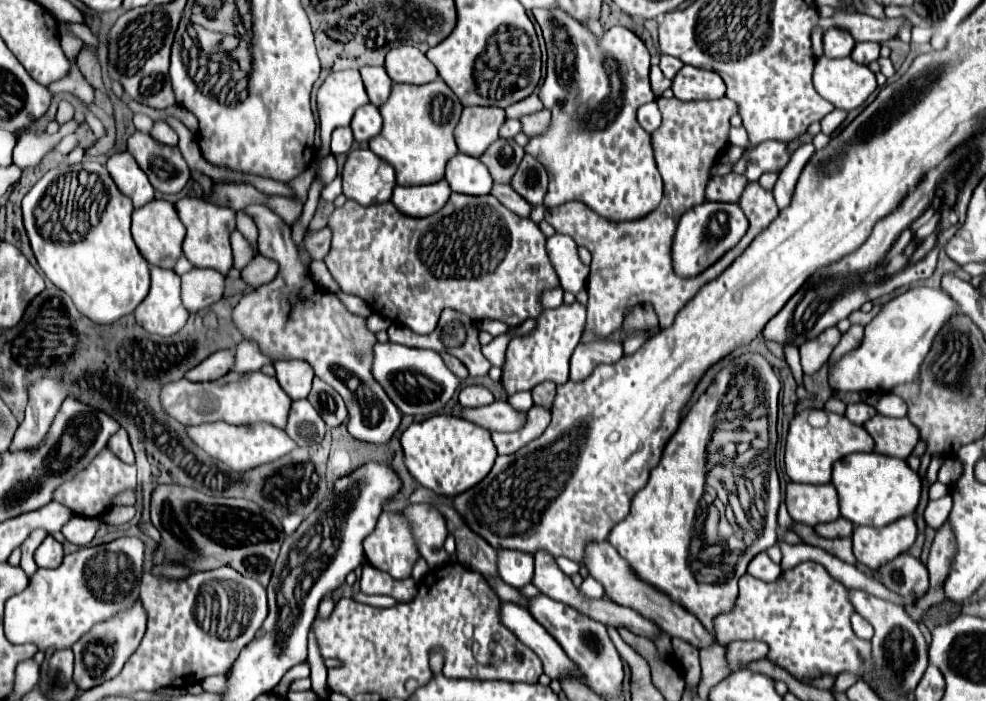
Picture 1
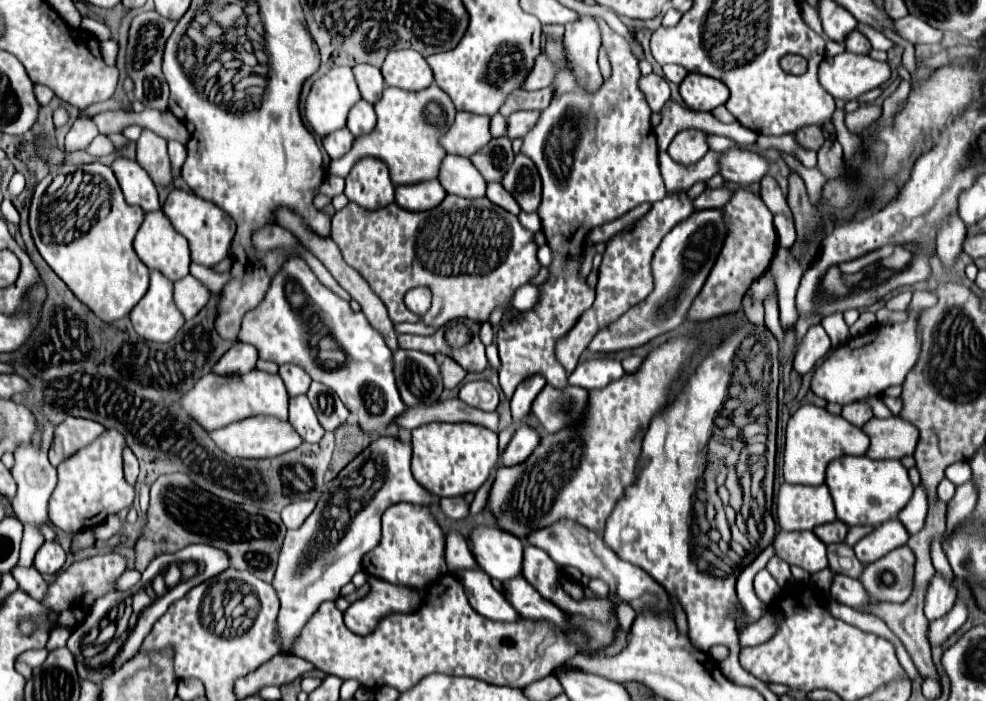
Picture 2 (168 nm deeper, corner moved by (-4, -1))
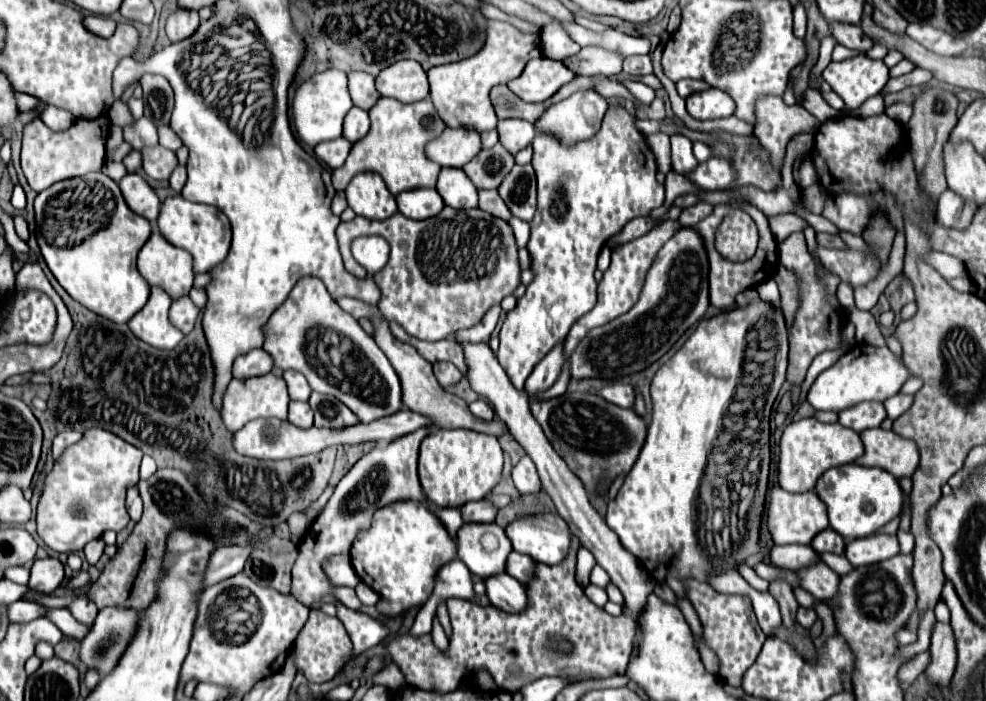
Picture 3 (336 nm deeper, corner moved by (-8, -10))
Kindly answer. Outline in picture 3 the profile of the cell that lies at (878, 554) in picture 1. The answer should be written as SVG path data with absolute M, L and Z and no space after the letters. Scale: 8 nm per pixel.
M870 535L864 539L852 539L846 543L846 559L854 565L868 565L868 563L880 563L888 557L894 557L900 551L896 535Z

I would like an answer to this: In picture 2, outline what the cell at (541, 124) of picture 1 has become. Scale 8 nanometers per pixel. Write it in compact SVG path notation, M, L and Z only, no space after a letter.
M516 112L508 118L508 138L524 138L538 122L540 112Z

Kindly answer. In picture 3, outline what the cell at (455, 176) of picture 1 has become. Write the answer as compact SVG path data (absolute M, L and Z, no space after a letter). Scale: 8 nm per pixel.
M442 169L438 175L438 193L444 203L454 209L478 207L478 189L464 175L462 169Z

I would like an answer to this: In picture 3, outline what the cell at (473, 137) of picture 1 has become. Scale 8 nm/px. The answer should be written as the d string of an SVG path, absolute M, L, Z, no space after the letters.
M444 129L440 137L432 139L426 145L426 157L430 161L436 161L442 167L464 167L472 157L476 157L480 153L480 135L476 131L468 131L468 129Z

